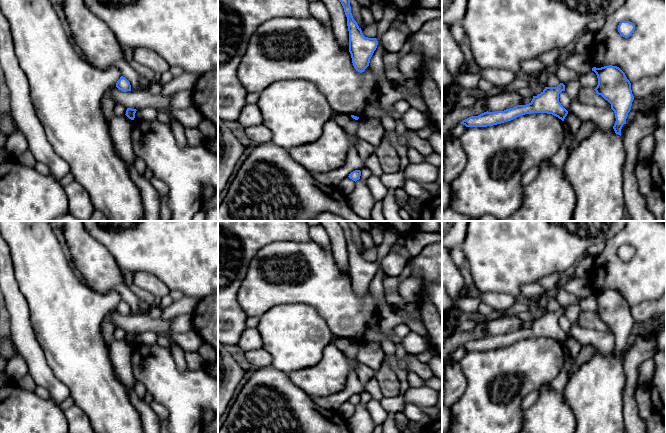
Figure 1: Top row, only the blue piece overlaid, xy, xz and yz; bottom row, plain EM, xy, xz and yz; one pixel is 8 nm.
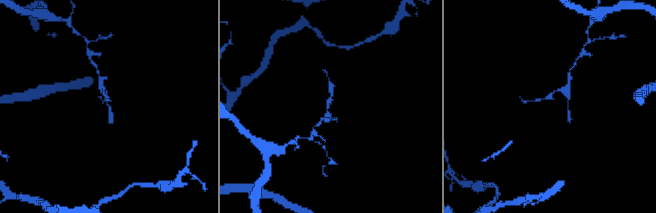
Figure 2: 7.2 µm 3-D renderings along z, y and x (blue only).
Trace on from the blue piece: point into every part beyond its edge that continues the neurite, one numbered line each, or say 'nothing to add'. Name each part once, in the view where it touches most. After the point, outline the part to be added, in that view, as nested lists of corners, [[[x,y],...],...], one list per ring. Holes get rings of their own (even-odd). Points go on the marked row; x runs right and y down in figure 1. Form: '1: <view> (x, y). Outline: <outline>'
nothing to add

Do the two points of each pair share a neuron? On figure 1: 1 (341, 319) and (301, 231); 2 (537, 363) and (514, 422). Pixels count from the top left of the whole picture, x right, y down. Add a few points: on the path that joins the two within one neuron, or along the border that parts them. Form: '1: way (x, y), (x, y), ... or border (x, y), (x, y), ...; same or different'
1: border (311, 240), (282, 241); different
2: way (513, 371), (486, 381), (490, 404); same

